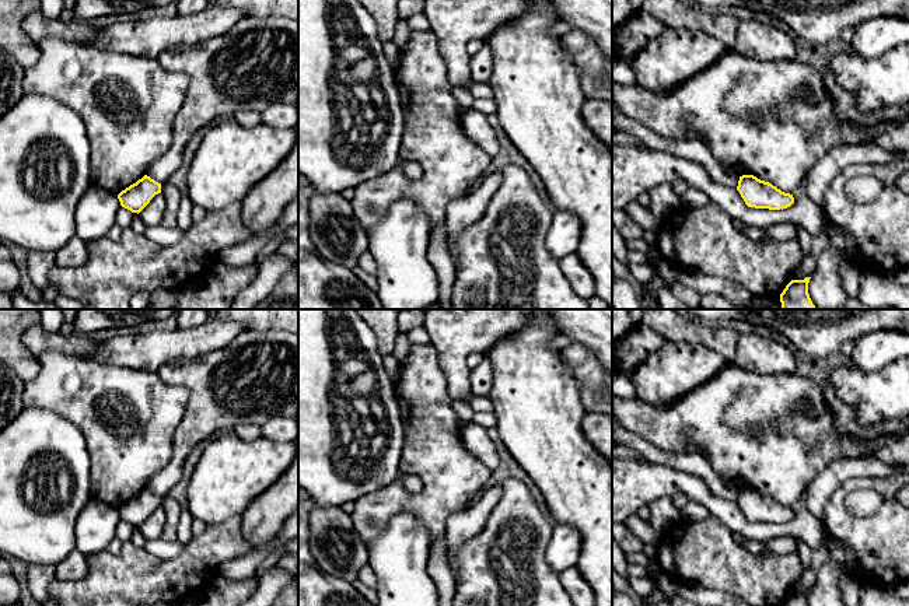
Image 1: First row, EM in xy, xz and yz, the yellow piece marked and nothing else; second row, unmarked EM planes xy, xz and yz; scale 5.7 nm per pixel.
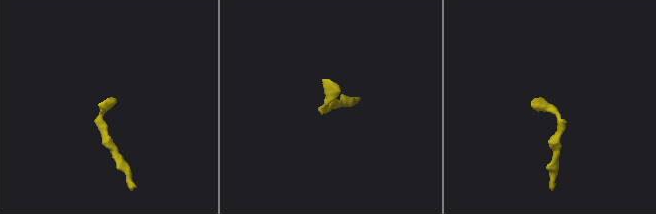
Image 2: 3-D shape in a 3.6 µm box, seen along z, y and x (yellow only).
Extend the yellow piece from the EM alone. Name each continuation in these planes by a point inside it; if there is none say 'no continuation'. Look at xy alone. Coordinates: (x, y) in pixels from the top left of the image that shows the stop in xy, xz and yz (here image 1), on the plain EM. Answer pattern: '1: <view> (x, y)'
no continuation

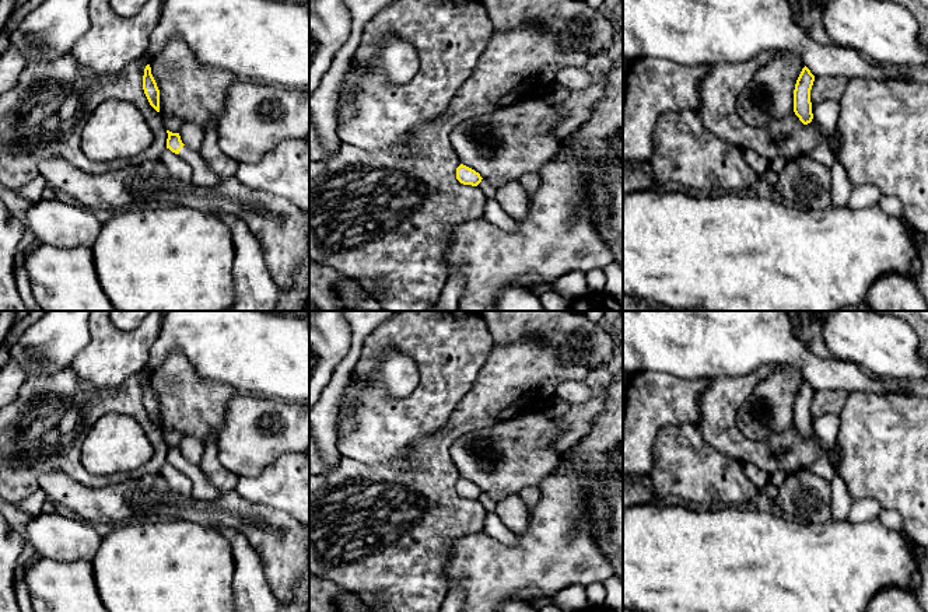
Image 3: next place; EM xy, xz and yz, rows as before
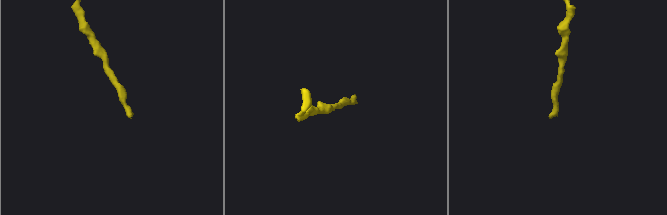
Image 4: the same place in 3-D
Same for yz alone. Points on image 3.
no continuation

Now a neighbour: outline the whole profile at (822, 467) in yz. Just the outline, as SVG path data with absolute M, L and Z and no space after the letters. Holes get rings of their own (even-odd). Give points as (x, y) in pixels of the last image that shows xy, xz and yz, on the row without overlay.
M820 457L816 461L813 461L809 468L802 468L802 469L806 469L827 480L836 476L836 466L827 457Z

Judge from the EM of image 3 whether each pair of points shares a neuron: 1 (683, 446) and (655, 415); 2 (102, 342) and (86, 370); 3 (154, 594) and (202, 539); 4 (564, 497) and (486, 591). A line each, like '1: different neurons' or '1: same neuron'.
1: different neurons
2: same neuron
3: same neuron
4: same neuron

